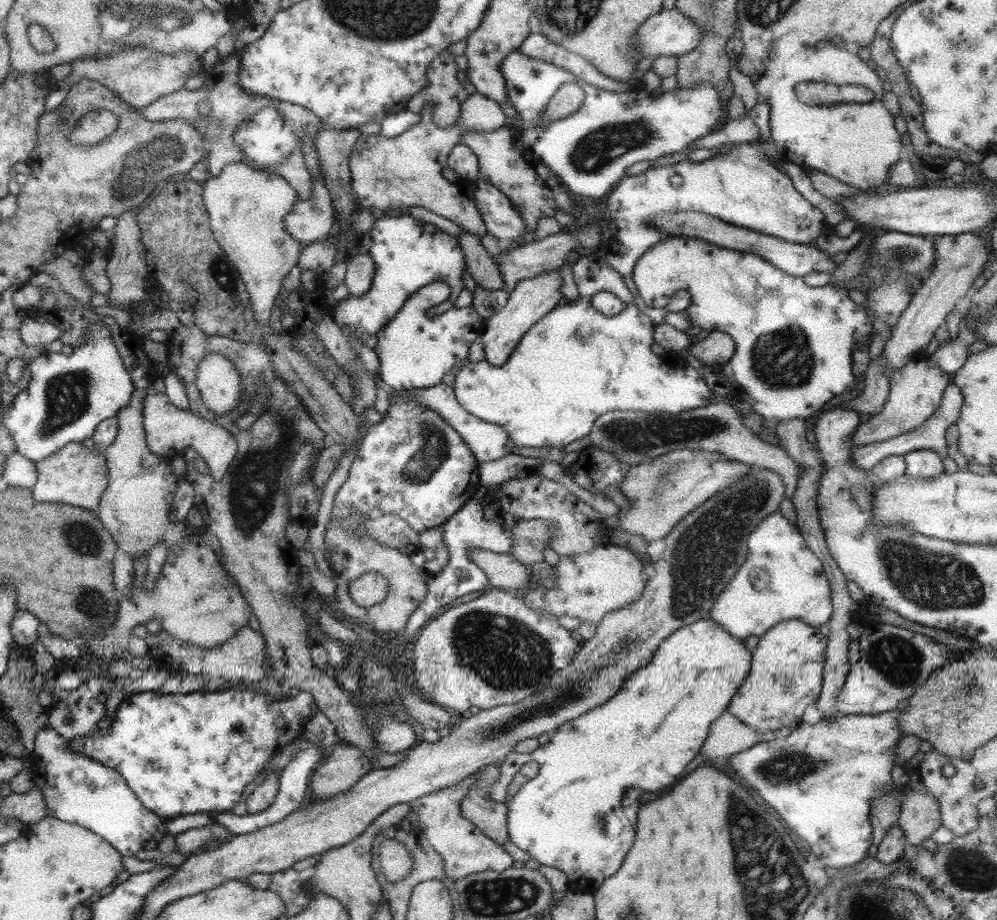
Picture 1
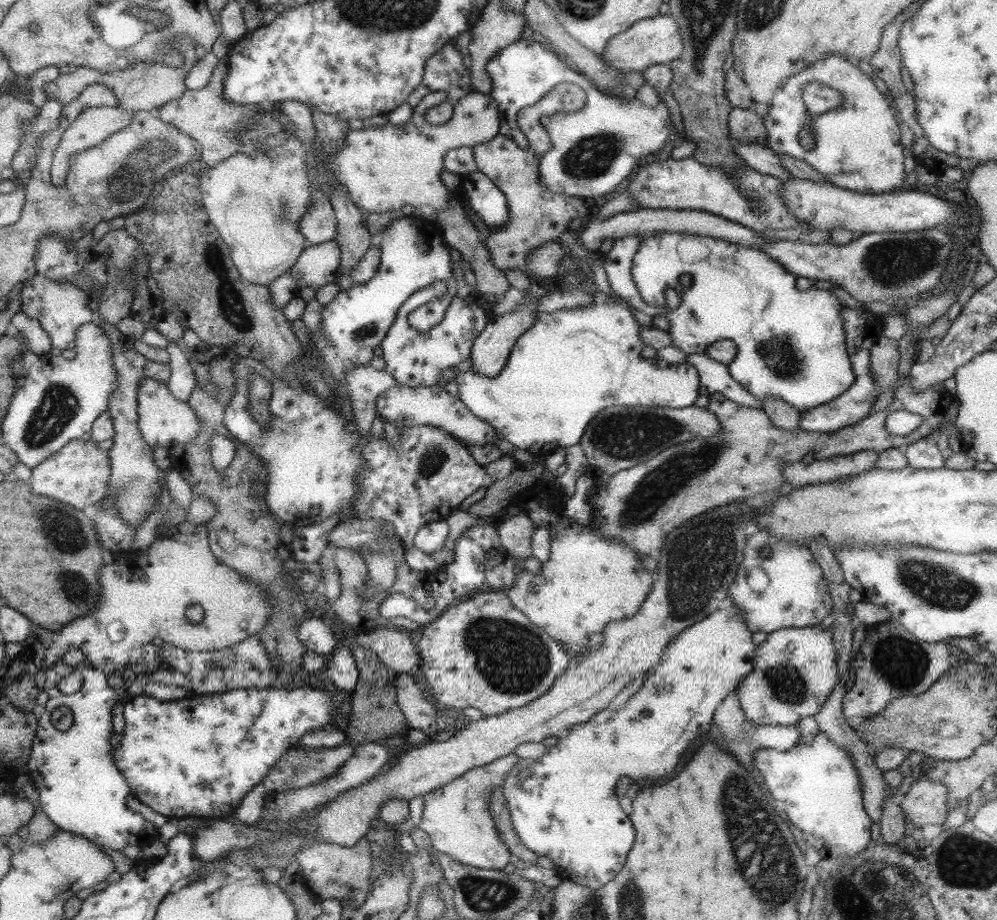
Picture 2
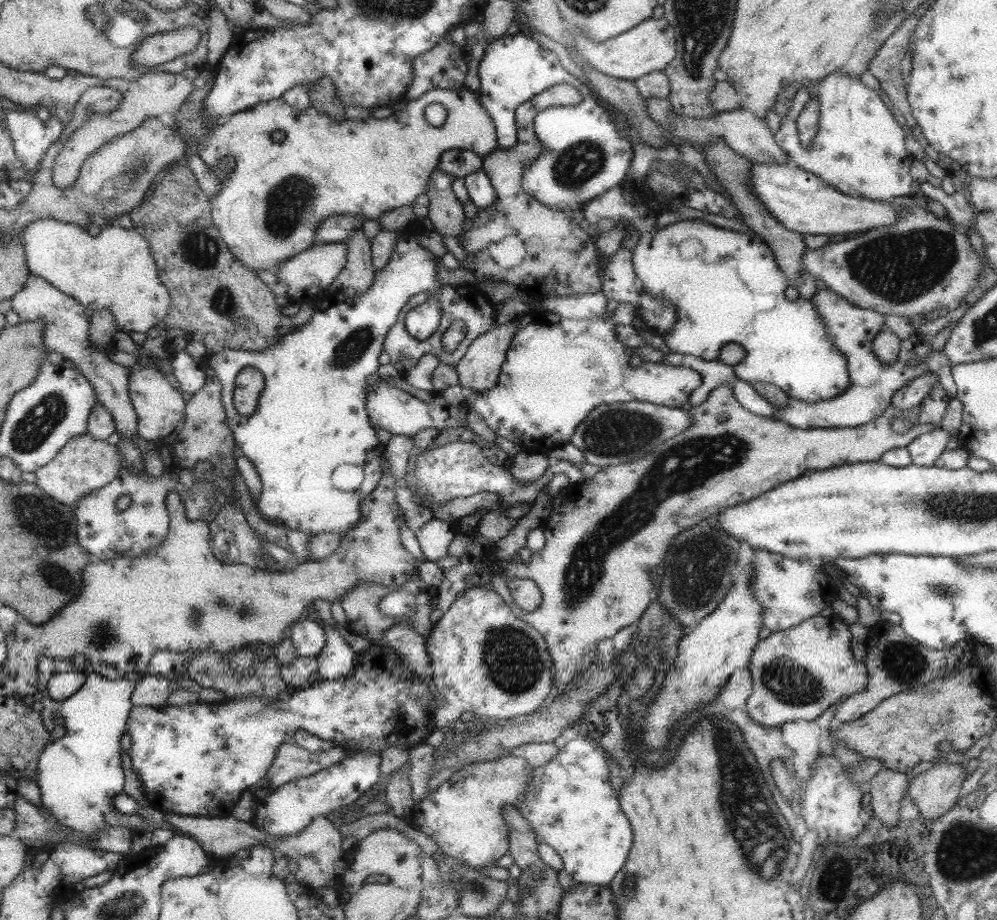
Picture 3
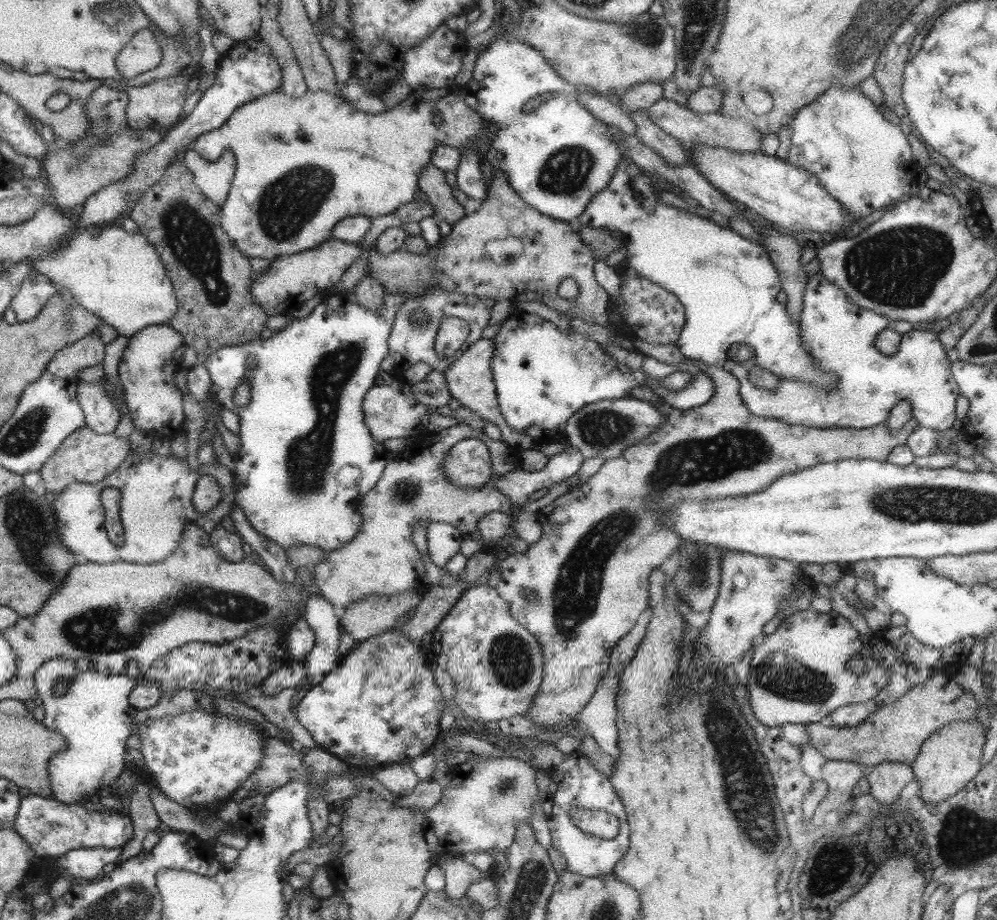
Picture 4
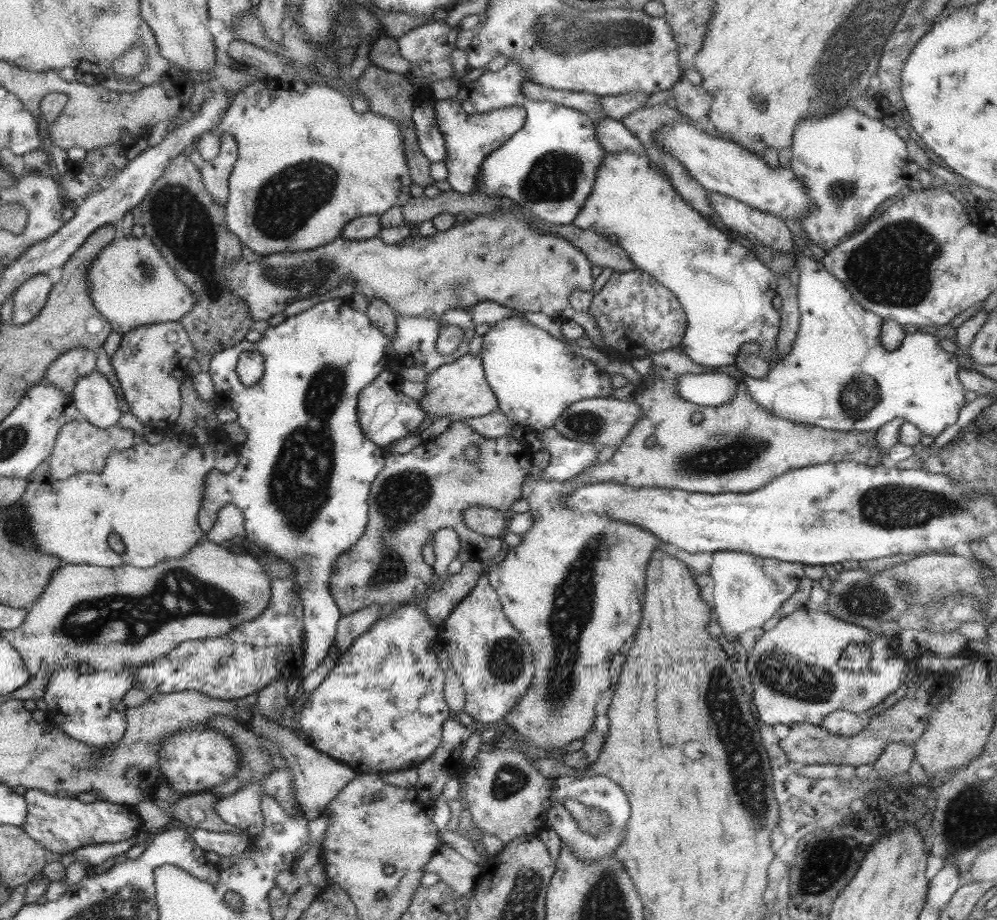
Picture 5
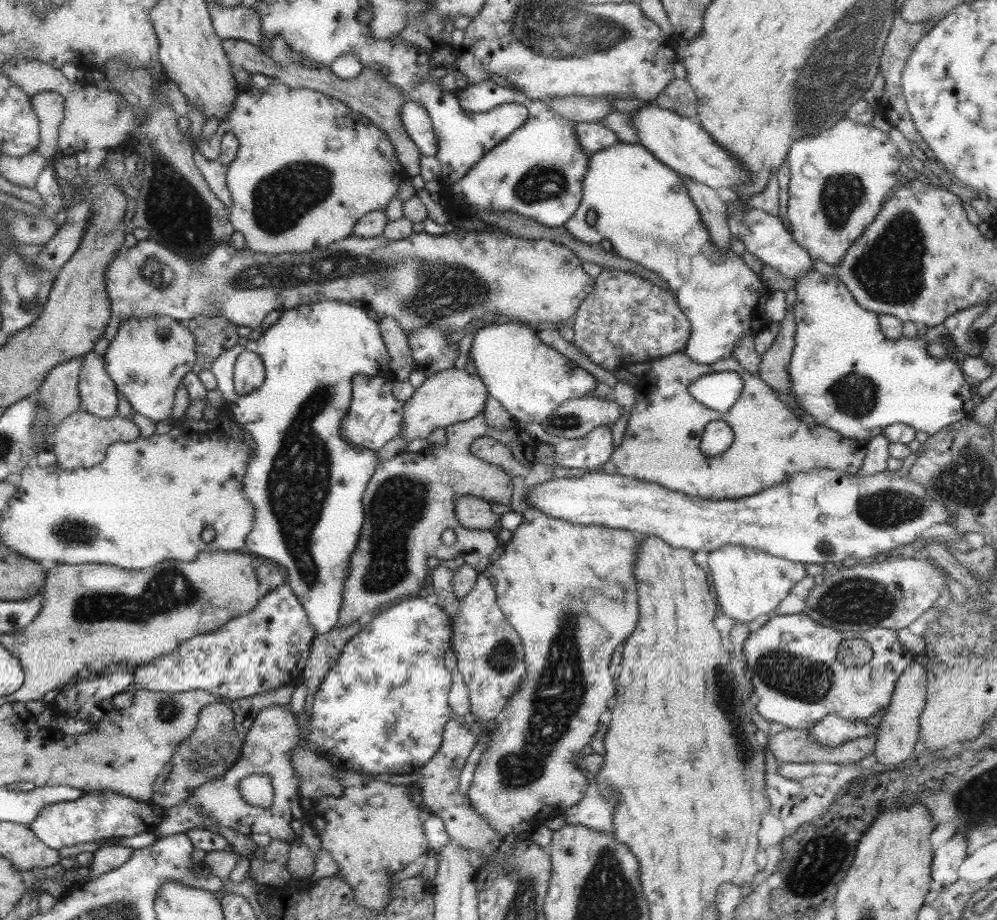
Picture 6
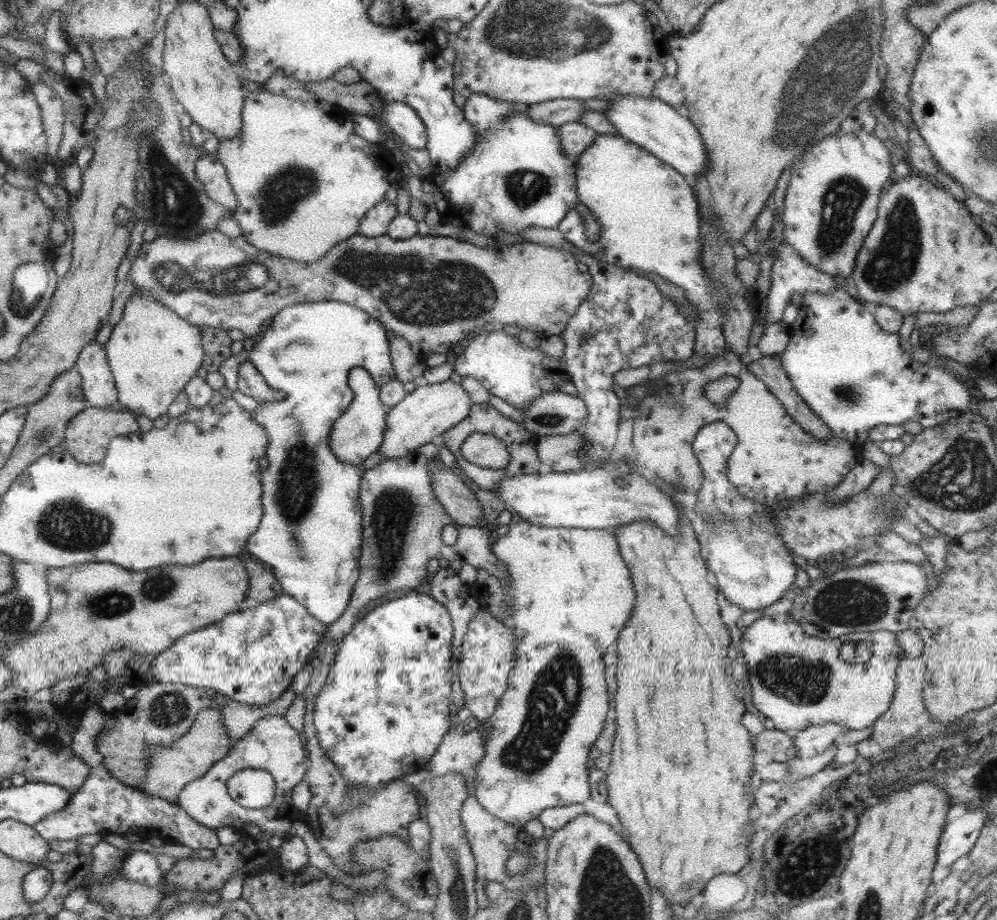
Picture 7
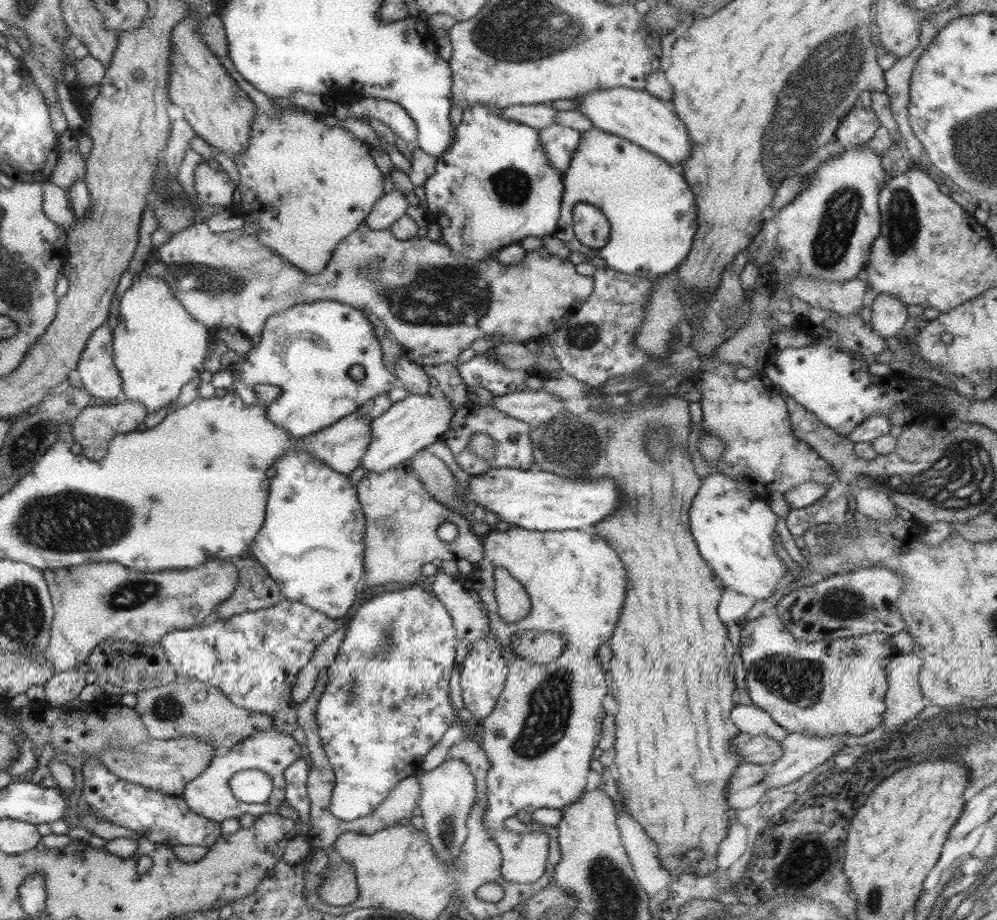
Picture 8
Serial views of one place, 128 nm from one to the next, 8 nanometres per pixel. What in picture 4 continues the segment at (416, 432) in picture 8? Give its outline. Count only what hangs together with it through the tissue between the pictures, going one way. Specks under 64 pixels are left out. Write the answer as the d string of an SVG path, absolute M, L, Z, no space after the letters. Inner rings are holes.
M480 337L465 349L464 354L456 362L442 371L446 375L450 396L456 398L460 402L460 406L470 408L486 421L490 421L492 424L496 424L500 430L504 430L504 428L508 428L508 424L506 424L506 420L502 418L502 414L498 410L494 375L492 375L492 365L490 365L492 364L492 358L494 358L494 350L496 350L494 339Z

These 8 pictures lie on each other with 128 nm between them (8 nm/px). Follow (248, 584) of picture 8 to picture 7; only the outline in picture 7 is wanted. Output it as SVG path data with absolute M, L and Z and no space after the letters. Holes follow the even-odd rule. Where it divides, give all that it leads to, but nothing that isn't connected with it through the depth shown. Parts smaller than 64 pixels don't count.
M246 555L246 558L240 556L240 561L244 563L244 567L248 571L248 581L250 581L250 588L248 588L247 593L248 606L263 604L282 593L281 585L276 575L272 572L270 565L260 560L252 559L248 555Z

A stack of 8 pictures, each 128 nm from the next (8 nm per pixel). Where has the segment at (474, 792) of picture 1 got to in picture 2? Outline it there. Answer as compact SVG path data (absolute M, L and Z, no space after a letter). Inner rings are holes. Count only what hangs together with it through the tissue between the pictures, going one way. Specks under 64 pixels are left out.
M500 785L494 786L490 797L488 797L488 812L490 812L490 818L496 826L496 832L498 832L500 840L507 846L510 854L514 855L516 859L523 860L527 865L536 864L538 856L522 844L522 840L518 838L518 834L514 830L510 808L508 808L506 798L503 798Z

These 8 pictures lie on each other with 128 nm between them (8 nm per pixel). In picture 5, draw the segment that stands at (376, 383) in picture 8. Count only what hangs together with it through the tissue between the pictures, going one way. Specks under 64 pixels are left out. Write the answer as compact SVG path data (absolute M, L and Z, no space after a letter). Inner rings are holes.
M337 297L286 317L277 326L268 327L257 342L242 340L222 350L209 364L207 373L212 378L215 404L232 406L238 414L238 424L246 432L246 441L240 448L238 466L230 474L224 476L212 471L206 476L198 524L209 532L218 510L234 502L244 514L248 541L274 557L291 562L303 605L305 653L298 679L318 668L334 643L342 613L330 595L328 581L334 572L334 561L354 546L365 532L371 485L384 468L389 454L364 435L358 423L358 394L394 356L391 340L370 322L366 313L352 309L347 298ZM244 351L258 351L264 360L264 375L252 386L244 385L236 373L240 353Z

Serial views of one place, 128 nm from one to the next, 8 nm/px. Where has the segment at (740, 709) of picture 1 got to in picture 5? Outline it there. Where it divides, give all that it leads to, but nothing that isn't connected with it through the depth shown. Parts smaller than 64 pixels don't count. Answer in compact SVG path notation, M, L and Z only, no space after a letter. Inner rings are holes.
M806 608L796 610L782 616L774 628L764 632L760 640L755 642L748 656L748 672L750 682L754 686L754 702L762 722L774 724L810 723L818 726L824 717L835 710L848 710L862 713L879 705L888 695L898 690L906 678L907 654L906 645L897 638L884 636L876 631L870 632L864 627L844 622L824 609L810 611ZM862 644L871 650L871 659L866 670L844 670L838 666L838 660L846 646Z

